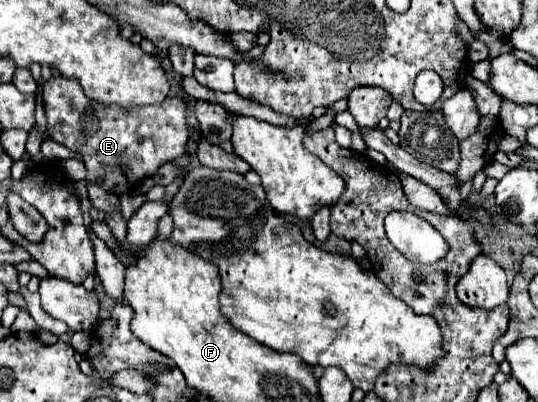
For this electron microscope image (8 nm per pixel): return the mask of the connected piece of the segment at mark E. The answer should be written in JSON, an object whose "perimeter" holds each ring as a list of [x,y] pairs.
{"perimeter":[[[51,75],[41,89],[49,137],[71,151],[79,151],[87,167],[87,181],[101,185],[109,193],[121,195],[131,187],[131,183],[151,177],[163,163],[185,155],[189,139],[187,97],[167,97],[157,105],[131,107],[123,111],[123,107],[107,107],[87,99],[81,83],[63,75]]]}

